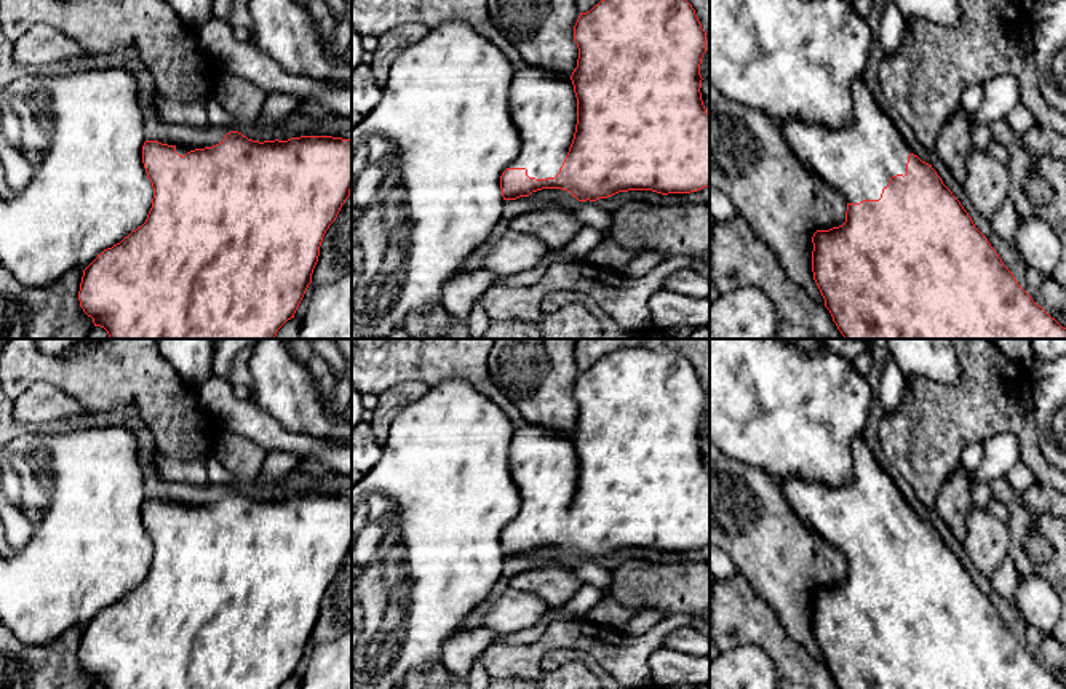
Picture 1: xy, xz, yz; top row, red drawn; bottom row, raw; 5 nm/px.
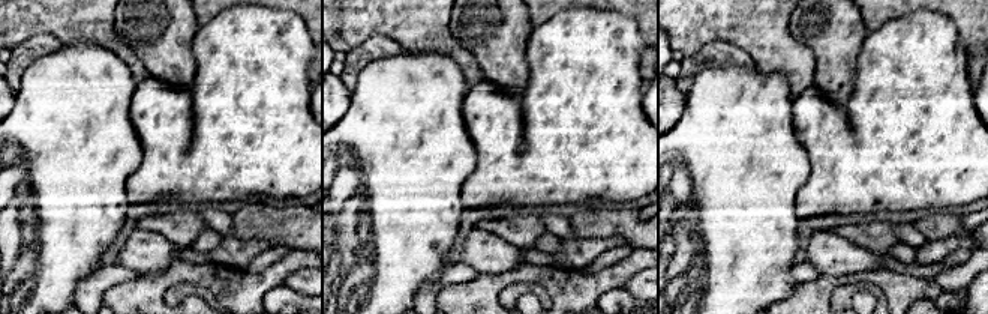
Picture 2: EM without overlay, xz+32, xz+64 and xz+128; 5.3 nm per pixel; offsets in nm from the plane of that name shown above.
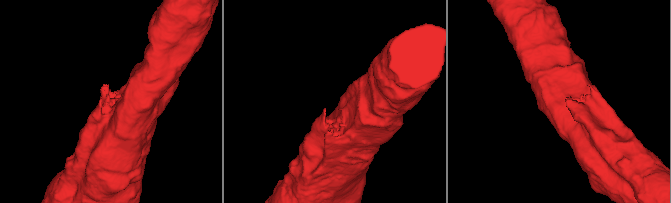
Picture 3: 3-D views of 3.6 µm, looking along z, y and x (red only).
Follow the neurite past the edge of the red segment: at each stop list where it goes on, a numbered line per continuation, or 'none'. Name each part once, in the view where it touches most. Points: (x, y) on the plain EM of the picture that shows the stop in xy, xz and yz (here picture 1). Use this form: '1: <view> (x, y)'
1: xz (544, 464)

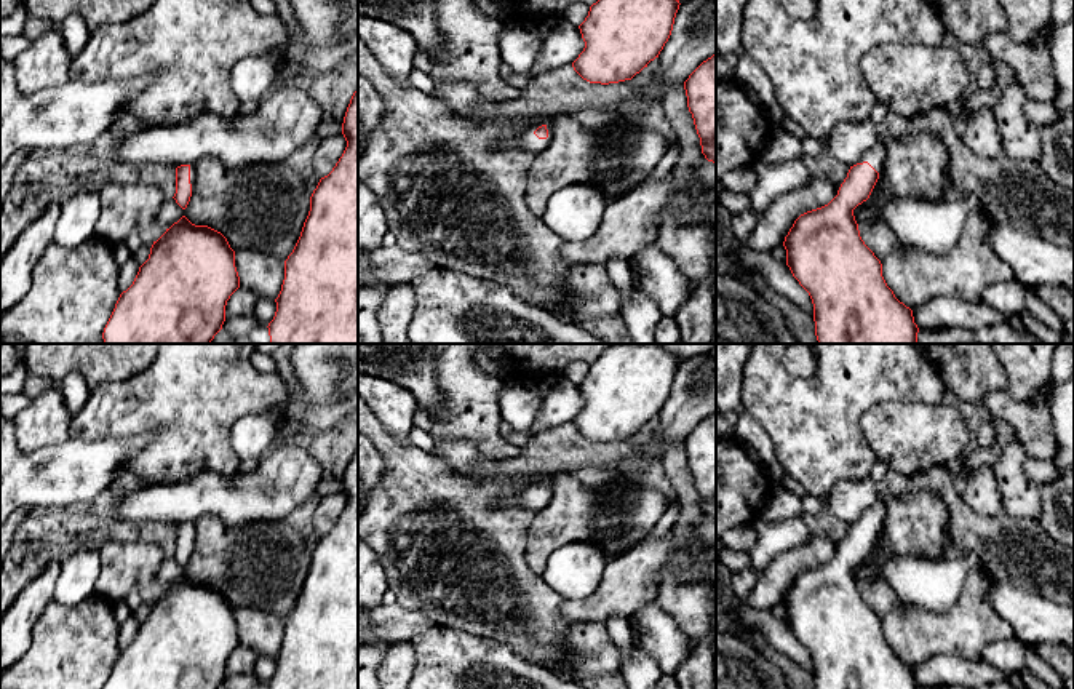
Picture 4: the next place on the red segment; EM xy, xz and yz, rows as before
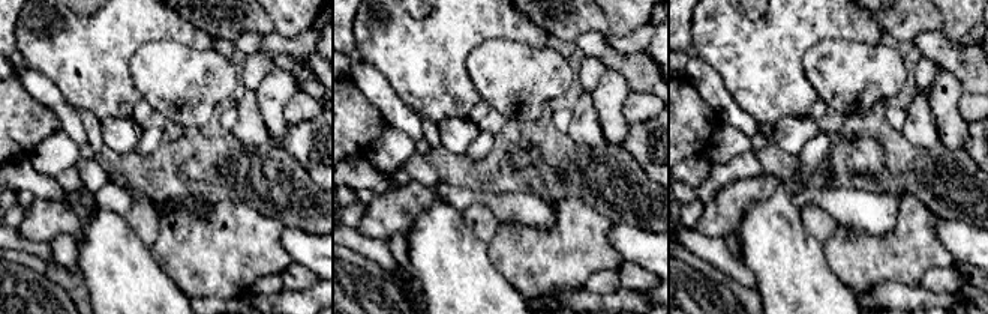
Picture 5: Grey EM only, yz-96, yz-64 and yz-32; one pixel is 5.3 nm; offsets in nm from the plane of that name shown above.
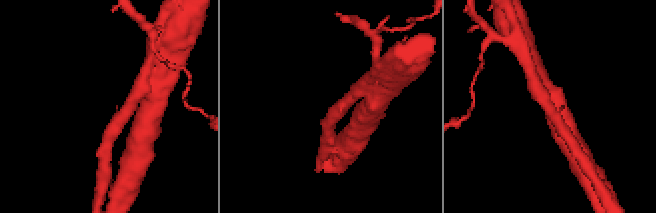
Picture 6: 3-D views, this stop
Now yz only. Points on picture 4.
1: yz (875, 515)

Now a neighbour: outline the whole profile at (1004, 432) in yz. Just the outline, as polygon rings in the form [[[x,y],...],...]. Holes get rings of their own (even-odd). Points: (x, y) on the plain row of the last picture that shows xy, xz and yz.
[[[992,419],[996,428],[996,440],[991,446],[978,446],[972,454],[962,460],[962,468],[957,472],[967,480],[981,467],[994,467],[1002,454],[1004,446],[1016,438],[1015,428],[1000,419]]]

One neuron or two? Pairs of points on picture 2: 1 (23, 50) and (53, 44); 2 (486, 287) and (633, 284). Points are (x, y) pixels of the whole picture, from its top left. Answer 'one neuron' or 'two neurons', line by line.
1: one neuron
2: two neurons

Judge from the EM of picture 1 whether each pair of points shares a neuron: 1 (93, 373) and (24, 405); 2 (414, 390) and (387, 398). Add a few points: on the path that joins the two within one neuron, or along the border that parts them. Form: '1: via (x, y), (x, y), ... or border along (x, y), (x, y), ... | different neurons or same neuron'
1: border along (19, 394), (35, 382), (50, 382), (87, 410) | different neurons
2: via (408, 392), (393, 398) | same neuron

